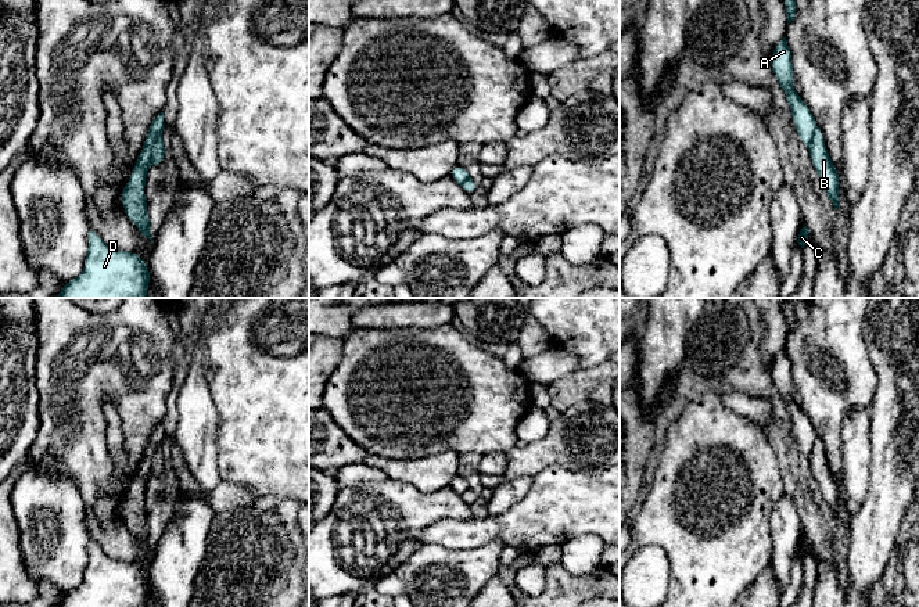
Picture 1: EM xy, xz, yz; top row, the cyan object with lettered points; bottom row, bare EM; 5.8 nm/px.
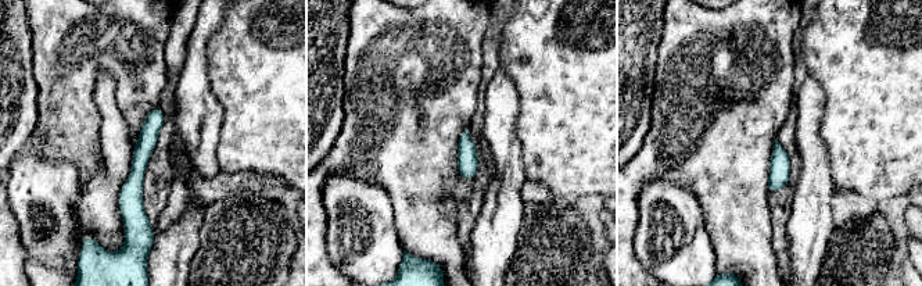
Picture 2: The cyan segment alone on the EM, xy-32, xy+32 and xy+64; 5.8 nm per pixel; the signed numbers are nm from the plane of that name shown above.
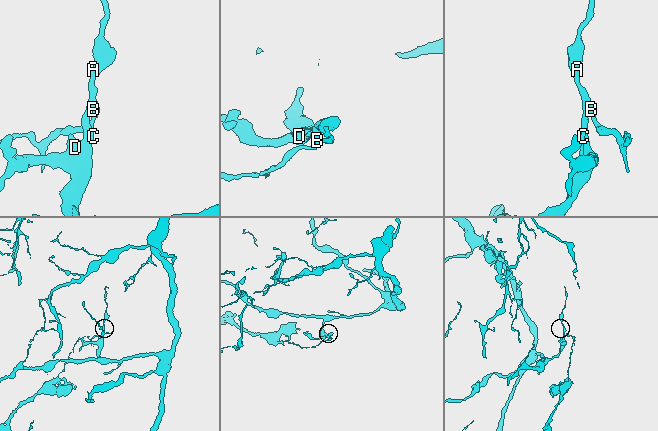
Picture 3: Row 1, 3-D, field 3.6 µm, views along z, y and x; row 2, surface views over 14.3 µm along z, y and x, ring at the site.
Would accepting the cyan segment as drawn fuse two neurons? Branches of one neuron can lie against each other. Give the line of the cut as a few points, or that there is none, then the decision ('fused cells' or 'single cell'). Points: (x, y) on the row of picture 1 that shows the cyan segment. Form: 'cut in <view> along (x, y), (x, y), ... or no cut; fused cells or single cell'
cut in xy along (160, 132), (149, 162); fused cells

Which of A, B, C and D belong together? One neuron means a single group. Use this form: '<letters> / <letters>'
A C D / B

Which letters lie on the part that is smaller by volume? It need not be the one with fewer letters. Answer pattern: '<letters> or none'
B

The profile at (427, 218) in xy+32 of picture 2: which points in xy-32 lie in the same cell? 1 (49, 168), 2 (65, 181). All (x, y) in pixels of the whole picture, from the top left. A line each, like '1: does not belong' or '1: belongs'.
1: does not belong
2: does not belong

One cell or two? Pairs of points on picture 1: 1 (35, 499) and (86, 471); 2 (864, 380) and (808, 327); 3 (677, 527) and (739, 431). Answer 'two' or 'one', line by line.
1: two
2: one
3: one

